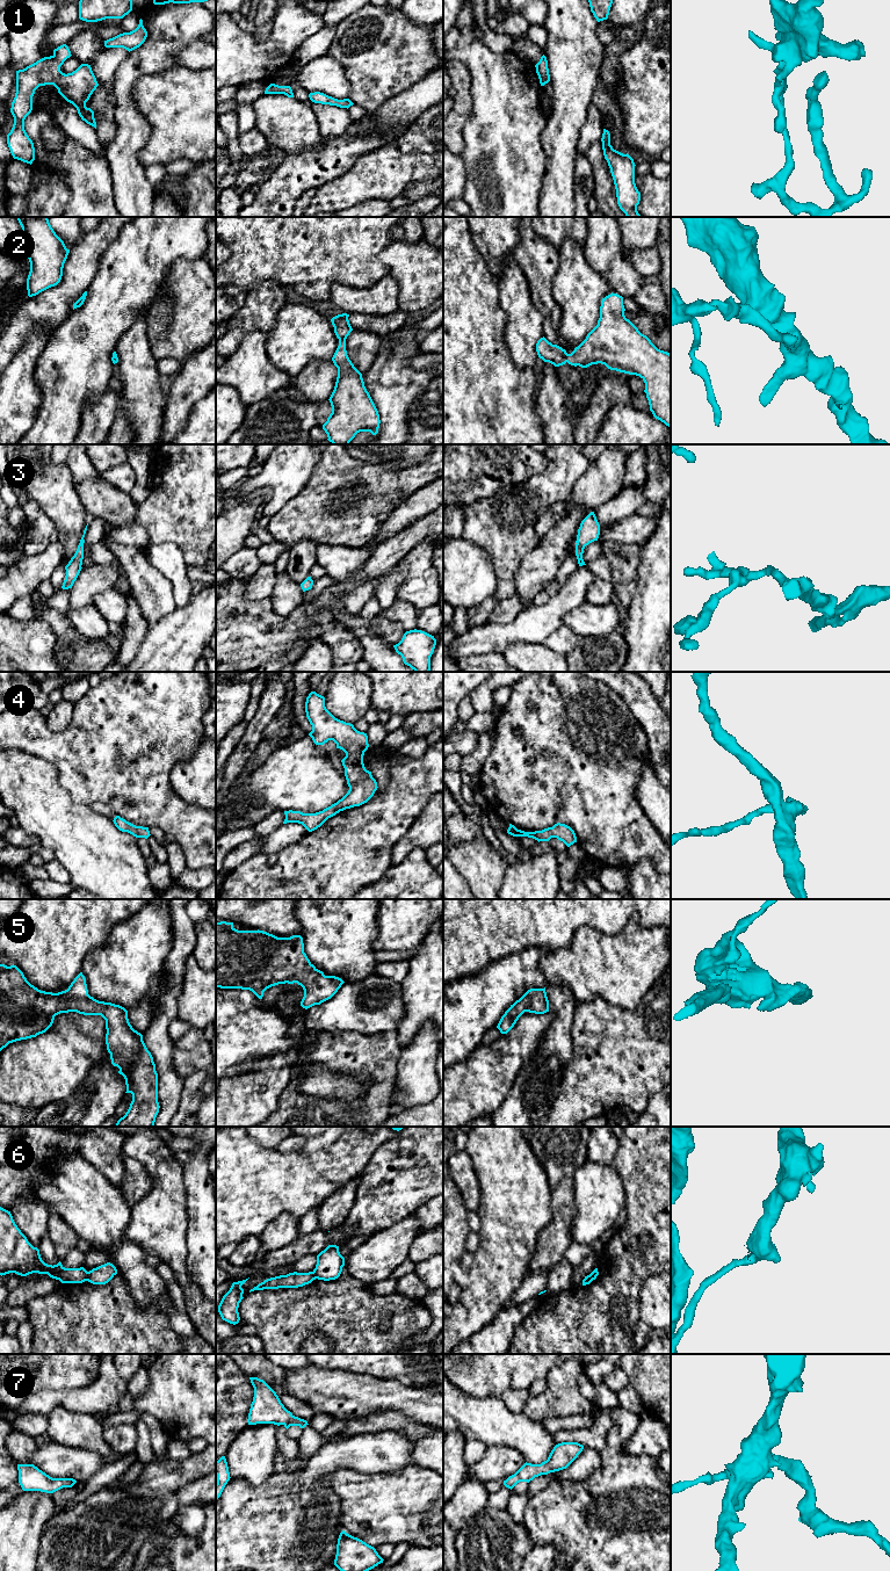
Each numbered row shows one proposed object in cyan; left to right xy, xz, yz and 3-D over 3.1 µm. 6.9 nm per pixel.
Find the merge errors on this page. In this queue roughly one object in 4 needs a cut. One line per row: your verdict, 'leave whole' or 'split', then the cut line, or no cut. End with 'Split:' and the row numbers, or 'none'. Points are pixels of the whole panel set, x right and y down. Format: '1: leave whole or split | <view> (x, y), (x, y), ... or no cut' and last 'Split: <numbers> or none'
1: leave whole | no cut
2: leave whole | no cut
3: leave whole | no cut
4: leave whole | no cut
5: leave whole | no cut
6: split | xy (89, 1272), (86, 1280)
7: leave whole | no cut
Split: 6

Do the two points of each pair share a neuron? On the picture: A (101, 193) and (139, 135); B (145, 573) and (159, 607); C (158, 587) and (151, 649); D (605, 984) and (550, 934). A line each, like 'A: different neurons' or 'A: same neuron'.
A: different neurons
B: same neuron
C: different neurons
D: different neurons

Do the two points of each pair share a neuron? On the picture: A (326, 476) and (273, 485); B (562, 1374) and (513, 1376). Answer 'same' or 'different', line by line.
A: different
B: different

